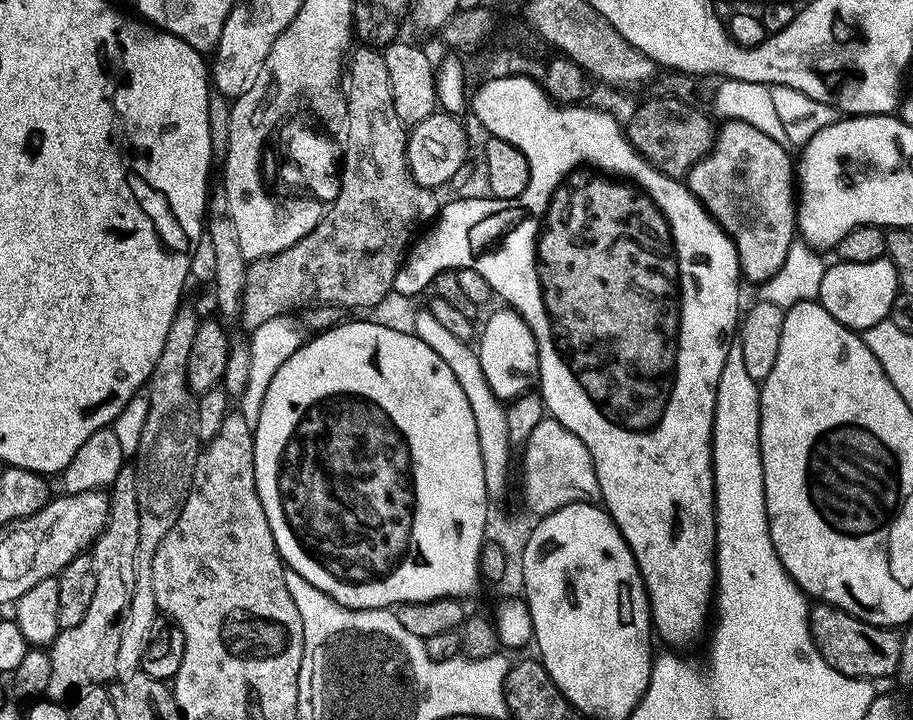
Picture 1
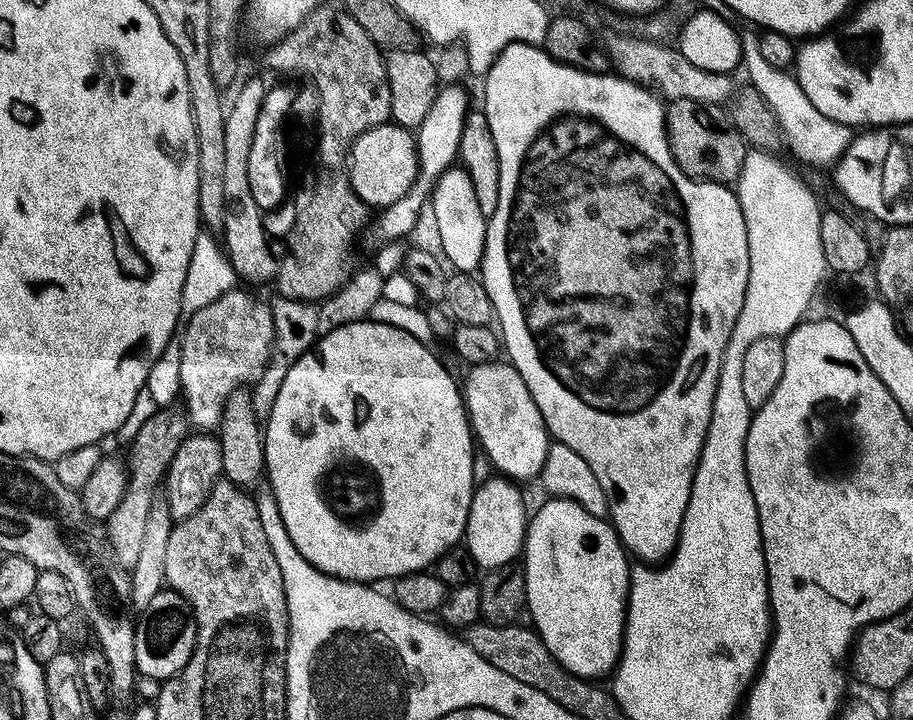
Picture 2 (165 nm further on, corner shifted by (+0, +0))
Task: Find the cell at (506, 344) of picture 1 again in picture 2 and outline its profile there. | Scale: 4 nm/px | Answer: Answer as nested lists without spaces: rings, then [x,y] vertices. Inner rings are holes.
[[[510,362],[474,364],[467,369],[468,377],[462,380],[464,406],[468,410],[468,423],[472,425],[472,434],[479,451],[488,457],[491,467],[497,473],[516,482],[535,481],[546,462],[550,437],[548,427],[544,425],[542,414],[526,386],[522,374]]]

